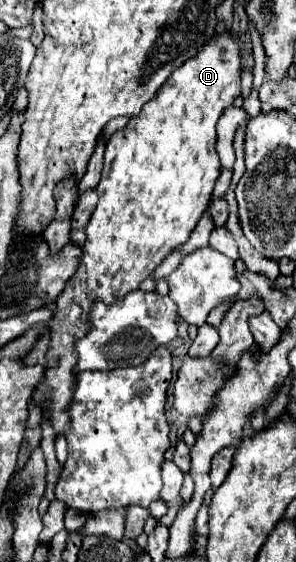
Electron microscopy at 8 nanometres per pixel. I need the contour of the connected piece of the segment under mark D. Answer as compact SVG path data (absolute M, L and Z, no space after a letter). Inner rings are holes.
M221 31L215 33L199 51L197 57L191 57L189 61L185 61L185 65L181 65L181 69L173 71L173 77L169 77L169 81L165 81L165 85L161 85L161 89L157 89L157 97L153 97L153 101L149 101L149 105L145 105L145 109L141 109L141 113L133 119L129 119L129 123L115 131L107 145L105 145L105 163L103 163L103 177L101 177L101 185L97 191L99 195L99 203L97 209L93 211L87 227L85 227L85 243L83 243L83 255L81 255L81 263L75 271L75 275L69 279L69 283L65 285L65 289L61 291L61 295L57 297L55 305L57 311L53 313L53 319L49 323L49 357L59 357L57 365L47 369L43 379L37 385L37 391L41 393L33 393L33 401L45 405L47 399L51 401L51 423L55 433L65 433L65 429L69 427L69 417L67 417L67 405L71 403L73 391L71 385L75 383L75 375L73 375L73 363L75 363L75 353L73 353L73 341L77 337L83 337L89 329L87 325L87 311L89 305L95 299L101 299L105 303L113 303L117 299L121 299L125 293L133 291L139 287L139 283L147 277L151 277L153 269L181 243L185 243L191 235L191 231L195 229L199 217L203 215L215 181L219 177L221 171L221 163L219 163L219 155L215 149L217 143L217 131L215 125L219 121L219 117L223 115L223 111L227 107L233 105L233 101L239 97L241 89L241 71L243 71L243 57L241 57L241 47L237 43L237 39L233 39L233 35L229 31ZM79 307L81 313L79 317L71 317L71 309Z

